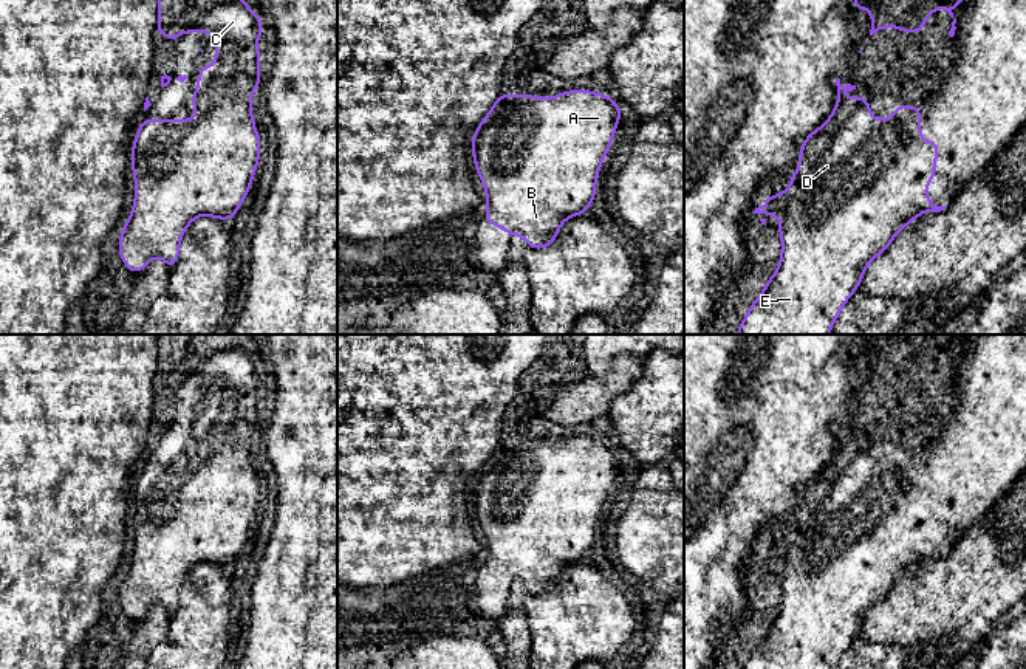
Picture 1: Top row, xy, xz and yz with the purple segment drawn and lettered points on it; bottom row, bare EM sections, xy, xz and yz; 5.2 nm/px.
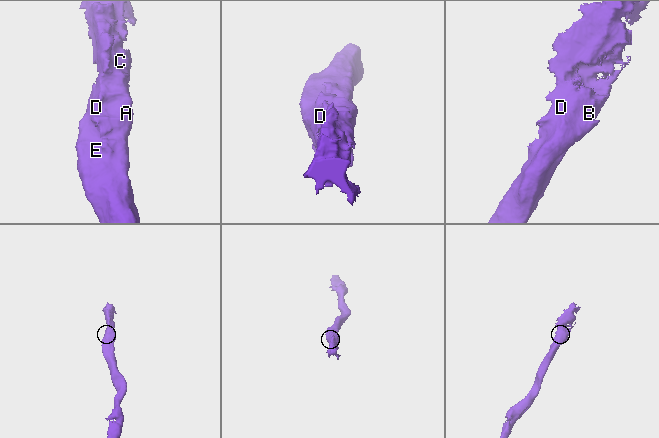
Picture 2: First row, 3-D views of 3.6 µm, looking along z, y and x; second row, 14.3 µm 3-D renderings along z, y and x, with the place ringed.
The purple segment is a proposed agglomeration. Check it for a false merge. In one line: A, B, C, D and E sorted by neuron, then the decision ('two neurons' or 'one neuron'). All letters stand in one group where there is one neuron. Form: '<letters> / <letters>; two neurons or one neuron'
A B C D E; one neuron

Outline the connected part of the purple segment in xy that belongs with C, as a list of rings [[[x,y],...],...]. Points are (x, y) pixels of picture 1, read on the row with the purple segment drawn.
[[[158,0],[156,33],[176,40],[183,33],[215,34],[215,67],[198,65],[197,93],[189,104],[197,107],[195,119],[142,119],[132,144],[132,172],[135,175],[135,203],[122,225],[118,254],[128,271],[142,273],[147,262],[161,257],[172,271],[180,257],[184,229],[201,215],[231,221],[251,190],[260,160],[260,136],[254,124],[251,96],[260,87],[257,42],[263,33],[262,17],[245,0]]]

